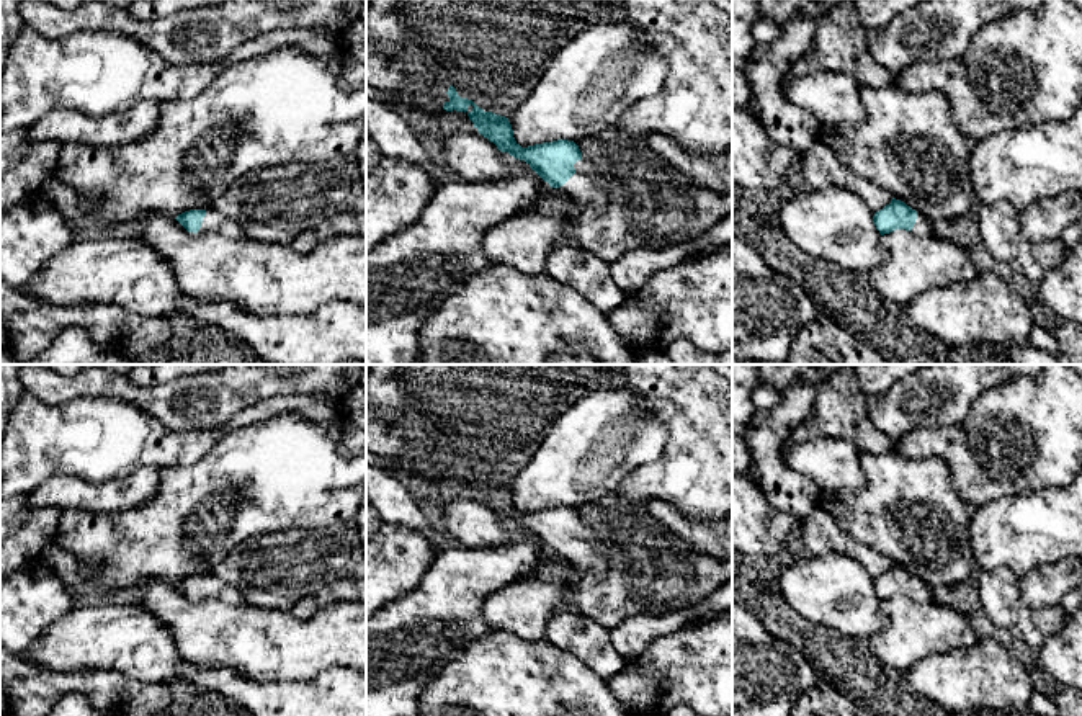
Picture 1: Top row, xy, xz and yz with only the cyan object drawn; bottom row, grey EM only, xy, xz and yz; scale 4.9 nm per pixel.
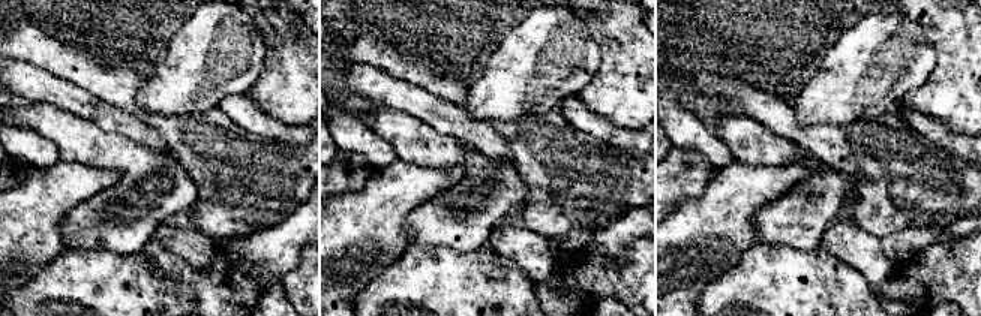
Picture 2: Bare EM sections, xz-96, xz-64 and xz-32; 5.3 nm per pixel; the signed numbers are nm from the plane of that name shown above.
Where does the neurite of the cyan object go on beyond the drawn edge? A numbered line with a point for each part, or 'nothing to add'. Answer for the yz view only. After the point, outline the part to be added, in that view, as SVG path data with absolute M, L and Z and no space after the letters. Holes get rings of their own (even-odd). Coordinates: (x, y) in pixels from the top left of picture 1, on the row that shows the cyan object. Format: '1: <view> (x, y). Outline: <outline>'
1: yz (922, 226). Outline: M917 211L917 219L910 232L922 237L932 235L932 221Z

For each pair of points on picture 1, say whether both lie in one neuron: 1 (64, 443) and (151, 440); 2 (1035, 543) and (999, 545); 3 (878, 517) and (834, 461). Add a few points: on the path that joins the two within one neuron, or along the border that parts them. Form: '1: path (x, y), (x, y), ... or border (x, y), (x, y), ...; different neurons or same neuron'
1: path (85, 440), (129, 440); same neuron
2: path (1027, 543), (1007, 543); same neuron
3: border (863, 451), (865, 483), (831, 492); different neurons

